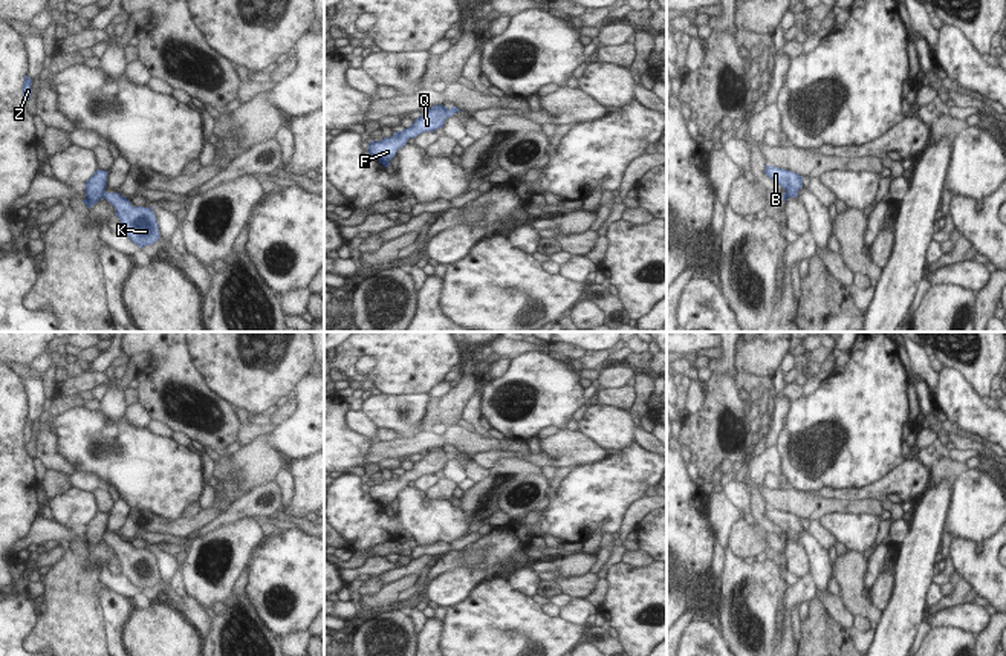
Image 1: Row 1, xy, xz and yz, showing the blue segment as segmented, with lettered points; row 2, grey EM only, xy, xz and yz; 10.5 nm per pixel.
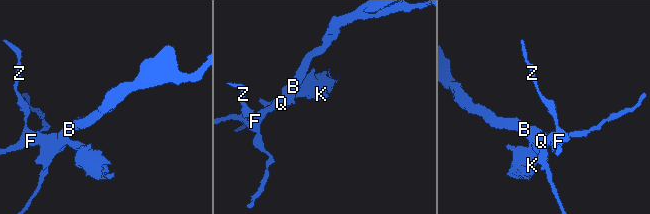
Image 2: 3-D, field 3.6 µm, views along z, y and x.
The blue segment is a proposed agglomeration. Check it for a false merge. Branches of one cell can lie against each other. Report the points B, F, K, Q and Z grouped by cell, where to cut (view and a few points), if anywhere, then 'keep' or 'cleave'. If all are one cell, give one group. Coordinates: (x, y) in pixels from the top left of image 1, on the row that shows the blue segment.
B F Q Z / K | xy (104, 190), (101, 198) | cleave

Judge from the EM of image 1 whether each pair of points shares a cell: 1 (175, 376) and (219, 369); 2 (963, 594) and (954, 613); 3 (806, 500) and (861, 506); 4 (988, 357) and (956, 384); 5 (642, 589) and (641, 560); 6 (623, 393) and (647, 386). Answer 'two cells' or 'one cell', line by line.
1: two cells
2: two cells
3: one cell
4: two cells
5: two cells
6: two cells

